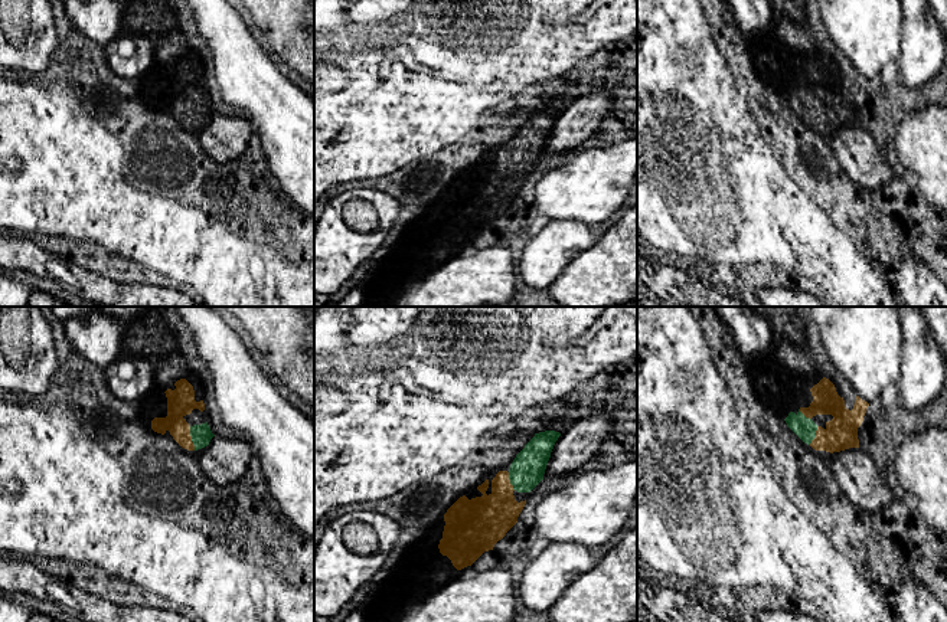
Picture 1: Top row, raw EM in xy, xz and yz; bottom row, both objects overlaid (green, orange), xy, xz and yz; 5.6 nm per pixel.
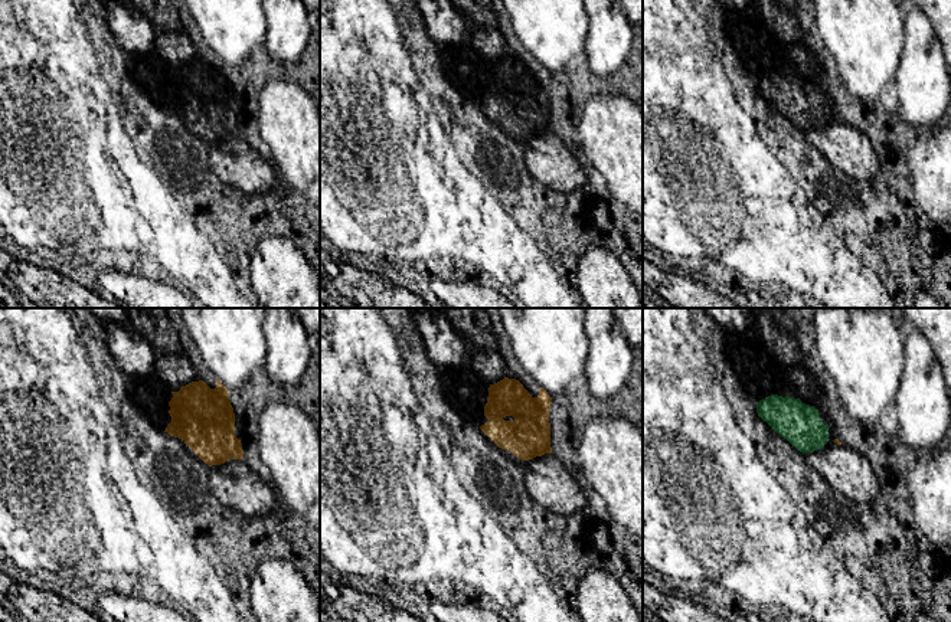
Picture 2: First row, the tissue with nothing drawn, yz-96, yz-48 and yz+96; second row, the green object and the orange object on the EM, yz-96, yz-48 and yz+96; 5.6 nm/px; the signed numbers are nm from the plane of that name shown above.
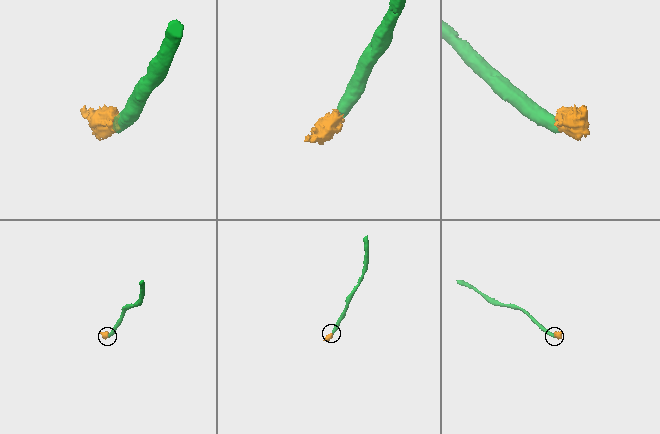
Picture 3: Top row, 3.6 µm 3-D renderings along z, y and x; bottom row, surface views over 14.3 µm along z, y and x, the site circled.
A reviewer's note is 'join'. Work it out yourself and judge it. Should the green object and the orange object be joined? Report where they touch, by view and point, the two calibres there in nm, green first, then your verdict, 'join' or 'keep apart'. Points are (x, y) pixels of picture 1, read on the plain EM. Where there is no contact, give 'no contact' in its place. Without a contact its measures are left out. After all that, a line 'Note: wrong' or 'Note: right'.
meets green in xy at (192, 115); 110 nm thick on the green side, 160 nm on the other; join
Note: right

